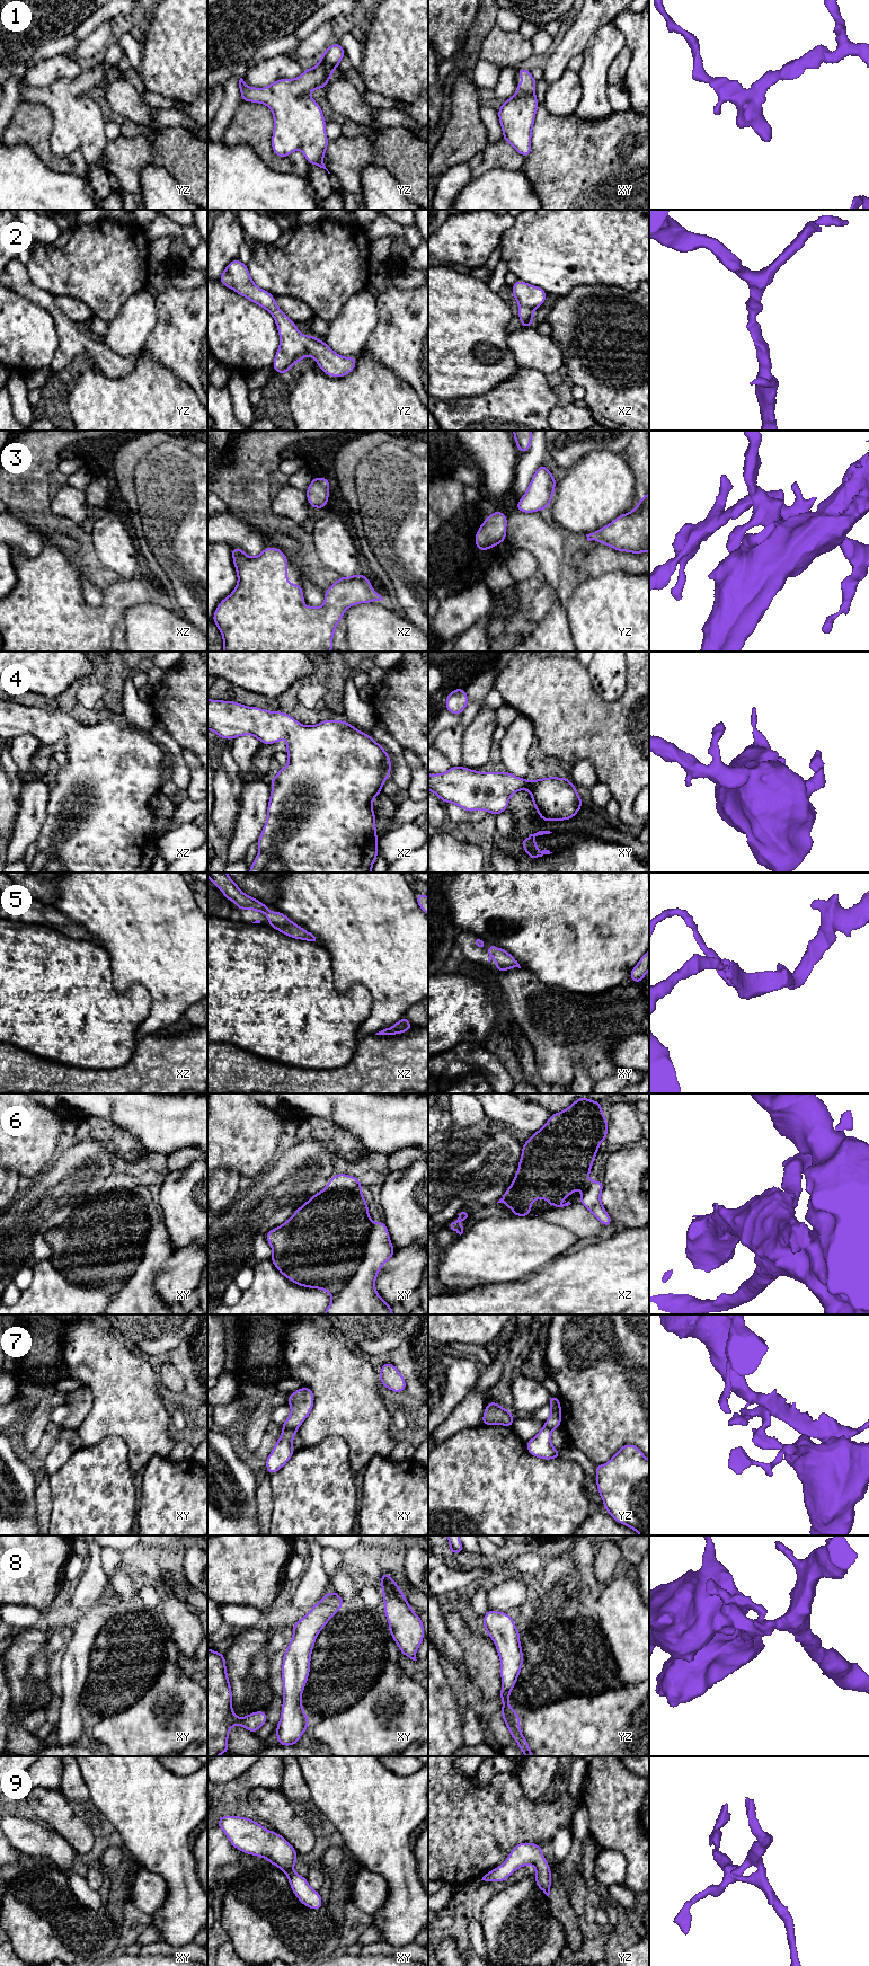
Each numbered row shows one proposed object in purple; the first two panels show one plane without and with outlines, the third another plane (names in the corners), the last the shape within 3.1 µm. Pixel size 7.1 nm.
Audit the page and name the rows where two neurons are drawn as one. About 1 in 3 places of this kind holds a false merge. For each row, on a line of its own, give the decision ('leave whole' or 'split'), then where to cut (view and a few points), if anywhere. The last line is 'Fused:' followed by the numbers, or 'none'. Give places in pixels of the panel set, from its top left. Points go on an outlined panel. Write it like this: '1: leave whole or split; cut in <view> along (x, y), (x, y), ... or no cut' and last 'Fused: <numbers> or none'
1: leave whole; no cut
2: leave whole; no cut
3: leave whole; no cut
4: leave whole; no cut
5: leave whole; no cut
6: split; cut in xy along (302, 1215), (321, 1260), (302, 1257), (280, 1271)
7: split; cut in xy along (283, 1427), (295, 1431)
8: leave whole; no cut
9: leave whole; no cut
Fused: 6, 7

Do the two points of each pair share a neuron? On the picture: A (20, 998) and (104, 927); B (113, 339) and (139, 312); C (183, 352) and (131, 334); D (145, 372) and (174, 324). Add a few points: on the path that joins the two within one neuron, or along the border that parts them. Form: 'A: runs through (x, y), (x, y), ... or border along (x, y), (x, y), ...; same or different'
A: border along (92, 941), (98, 944), (108, 954), (111, 962); different
B: runs through (120, 333), (133, 319); same
C: border along (147, 342), (144, 346); different
D: border along (144, 350), (175, 373); different

